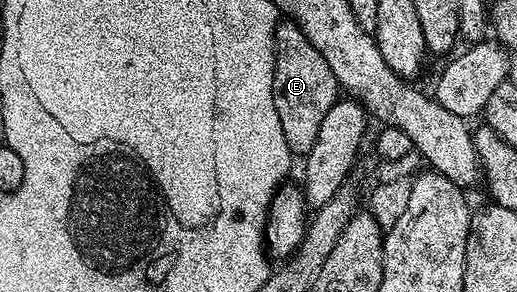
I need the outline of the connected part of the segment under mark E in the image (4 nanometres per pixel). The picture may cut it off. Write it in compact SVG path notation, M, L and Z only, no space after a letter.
M290 21L280 22L275 31L275 68L273 69L273 105L277 105L277 117L281 117L281 133L285 133L285 145L289 145L292 156L305 157L313 149L313 141L317 141L317 133L321 129L321 121L325 121L325 113L335 100L340 98L341 88L337 77L333 77L333 69L317 49L313 49L313 41L305 37L305 33L297 24Z

